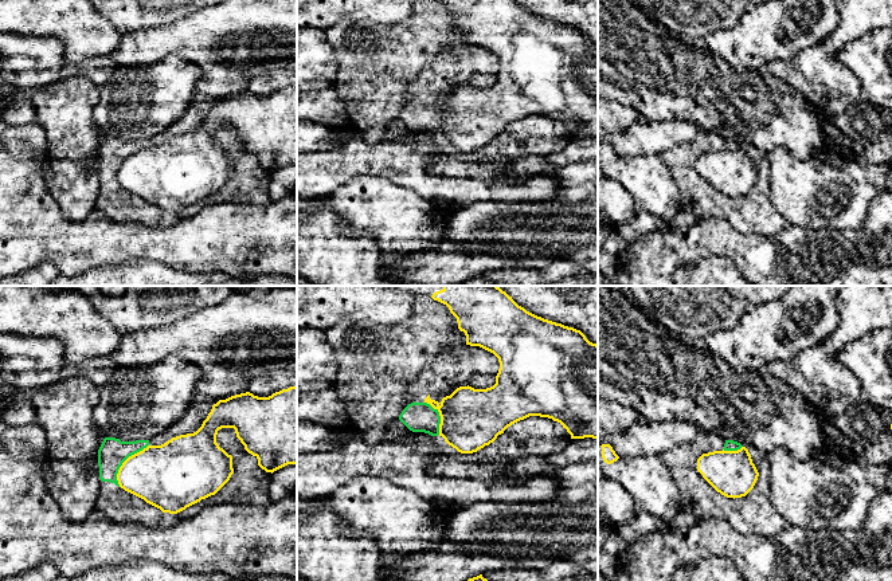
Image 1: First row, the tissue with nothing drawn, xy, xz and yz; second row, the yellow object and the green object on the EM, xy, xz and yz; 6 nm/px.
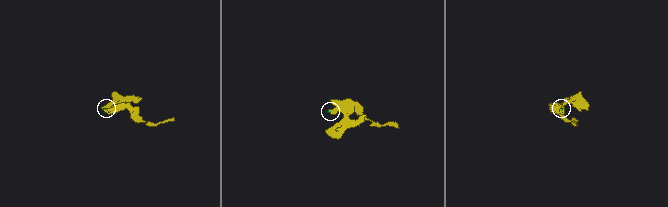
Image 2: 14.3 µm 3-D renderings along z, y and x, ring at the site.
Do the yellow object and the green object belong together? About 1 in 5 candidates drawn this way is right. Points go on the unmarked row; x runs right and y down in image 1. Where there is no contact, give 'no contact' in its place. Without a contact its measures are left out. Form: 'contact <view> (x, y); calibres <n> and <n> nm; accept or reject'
contact xy (124, 161); calibres 360 and 170 nm; reject

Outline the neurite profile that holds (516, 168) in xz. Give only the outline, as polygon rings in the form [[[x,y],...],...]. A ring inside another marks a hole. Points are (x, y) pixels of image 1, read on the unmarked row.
[[[544,156],[510,157],[504,164],[469,164],[455,160],[435,158],[427,172],[434,176],[501,180],[513,182],[528,177],[551,174],[555,166]]]

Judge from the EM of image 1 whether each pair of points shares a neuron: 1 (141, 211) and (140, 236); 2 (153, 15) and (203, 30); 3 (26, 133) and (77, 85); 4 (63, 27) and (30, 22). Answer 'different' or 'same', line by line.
1: different
2: different
3: different
4: same

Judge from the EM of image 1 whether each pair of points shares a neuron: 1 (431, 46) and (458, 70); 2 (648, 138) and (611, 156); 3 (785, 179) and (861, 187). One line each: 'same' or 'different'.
1: different
2: different
3: same

